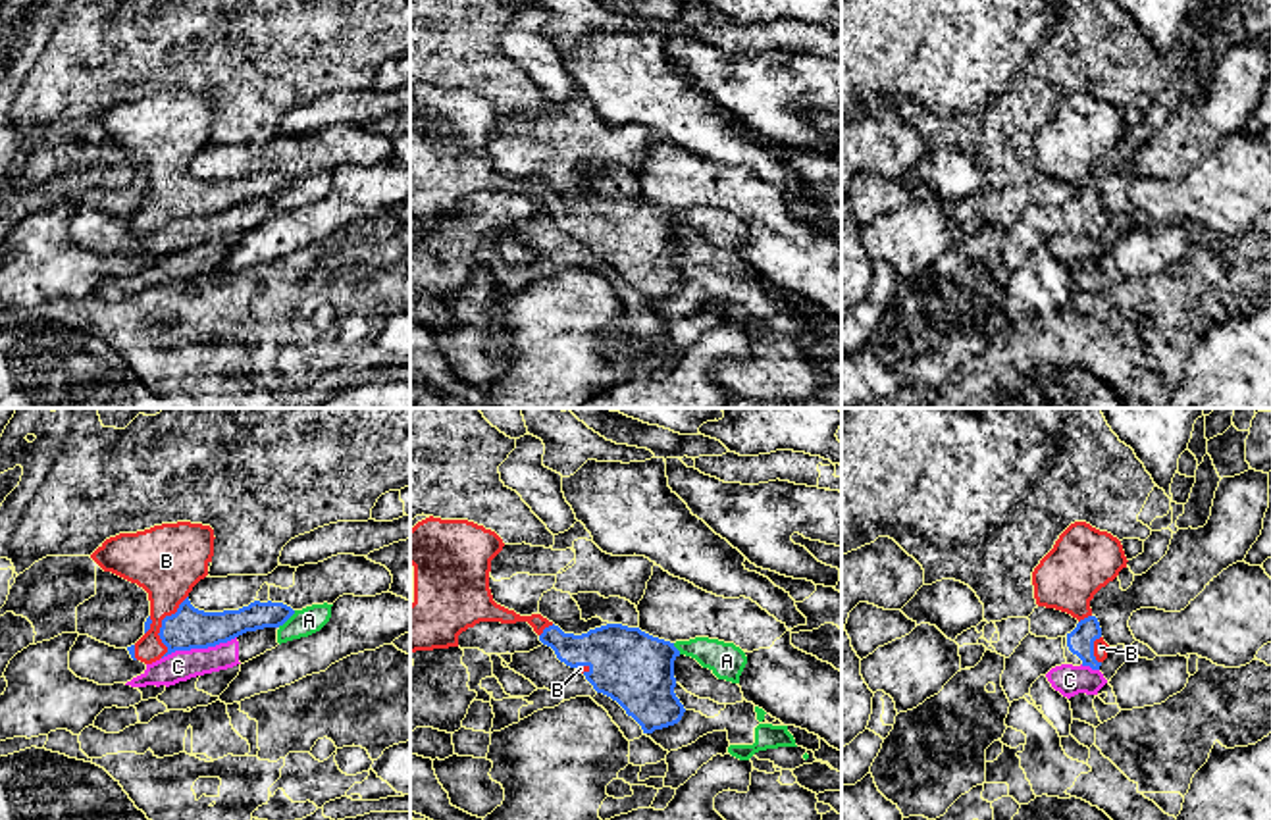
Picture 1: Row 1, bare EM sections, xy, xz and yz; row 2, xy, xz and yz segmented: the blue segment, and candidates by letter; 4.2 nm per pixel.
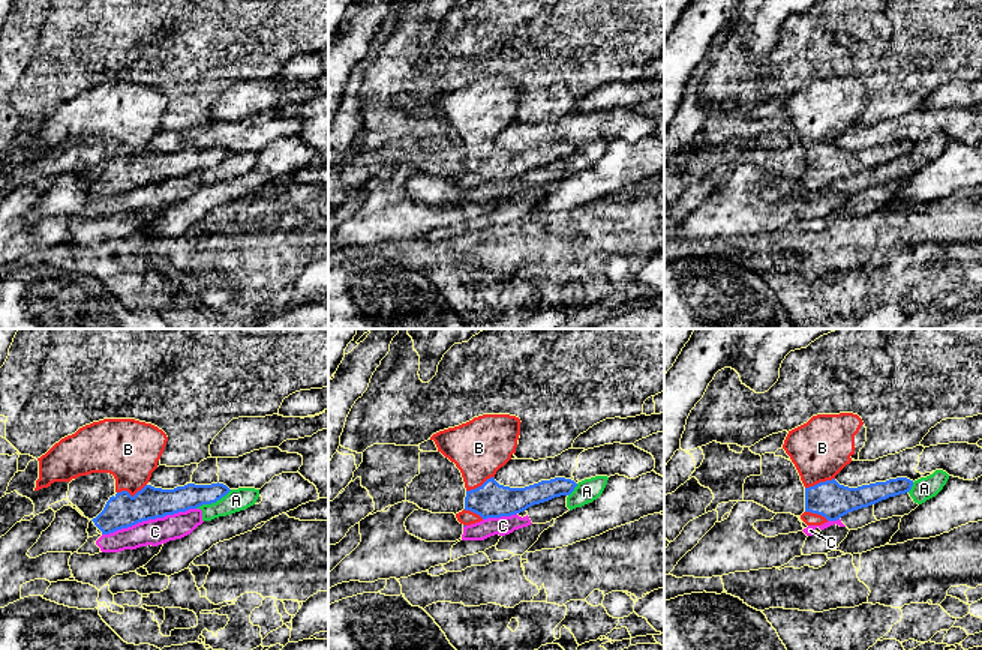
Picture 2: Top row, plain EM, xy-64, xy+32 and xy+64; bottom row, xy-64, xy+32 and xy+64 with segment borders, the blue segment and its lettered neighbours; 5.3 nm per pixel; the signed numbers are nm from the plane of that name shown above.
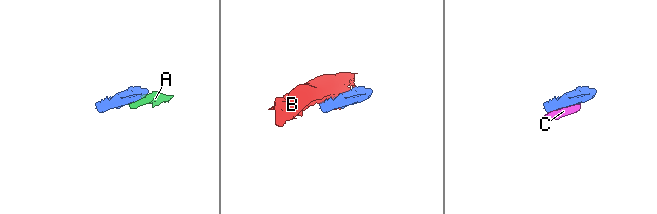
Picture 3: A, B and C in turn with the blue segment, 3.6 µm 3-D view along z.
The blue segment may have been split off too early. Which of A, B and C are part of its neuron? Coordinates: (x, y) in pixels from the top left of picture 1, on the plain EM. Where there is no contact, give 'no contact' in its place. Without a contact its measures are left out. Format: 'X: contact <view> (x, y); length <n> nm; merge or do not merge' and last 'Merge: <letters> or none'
A: contact xy (285, 189); length 100 nm; do not merge
B: contact xy (162, 193); length 280 nm; merge
C: contact xy (199, 216); length 320 nm; do not merge
Merge: B

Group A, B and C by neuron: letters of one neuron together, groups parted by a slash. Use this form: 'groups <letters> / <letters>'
groups A C / B

